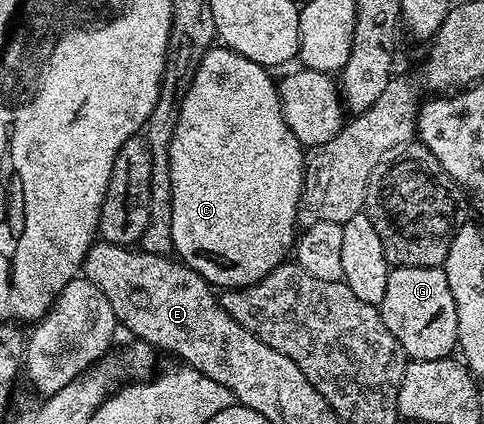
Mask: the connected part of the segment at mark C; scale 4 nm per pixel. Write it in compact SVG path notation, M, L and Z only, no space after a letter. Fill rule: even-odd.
M215 45L204 53L180 105L180 121L172 133L173 254L215 289L247 287L287 262L296 243L298 198L302 192L304 148L288 129L278 85L267 68L248 61L228 46Z

